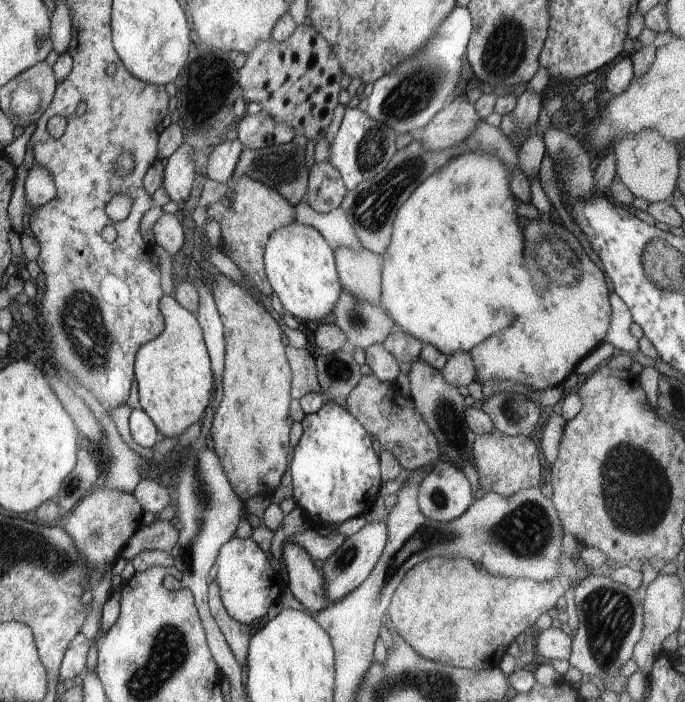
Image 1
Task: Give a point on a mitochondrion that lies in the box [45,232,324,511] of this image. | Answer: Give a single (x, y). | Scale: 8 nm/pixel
(87, 341)

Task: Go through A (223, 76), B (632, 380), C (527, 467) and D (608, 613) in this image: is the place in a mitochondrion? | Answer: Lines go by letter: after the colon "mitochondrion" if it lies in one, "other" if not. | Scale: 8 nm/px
A: other
B: other
C: other
D: mitochondrion

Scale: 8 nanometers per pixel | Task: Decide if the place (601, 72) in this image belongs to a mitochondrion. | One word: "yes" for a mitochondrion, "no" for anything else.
no

